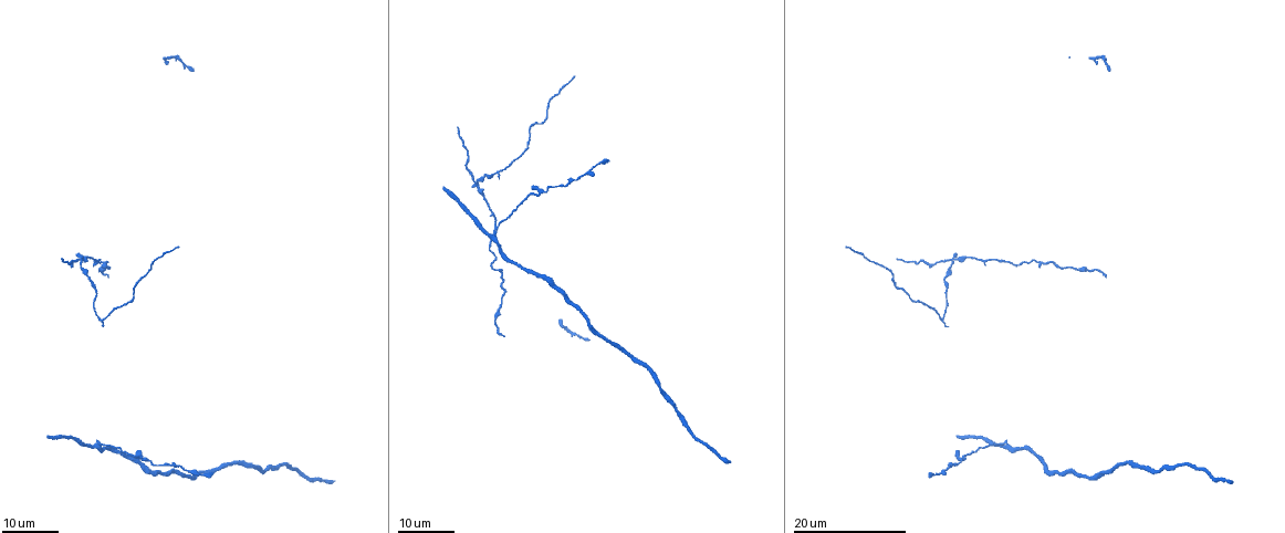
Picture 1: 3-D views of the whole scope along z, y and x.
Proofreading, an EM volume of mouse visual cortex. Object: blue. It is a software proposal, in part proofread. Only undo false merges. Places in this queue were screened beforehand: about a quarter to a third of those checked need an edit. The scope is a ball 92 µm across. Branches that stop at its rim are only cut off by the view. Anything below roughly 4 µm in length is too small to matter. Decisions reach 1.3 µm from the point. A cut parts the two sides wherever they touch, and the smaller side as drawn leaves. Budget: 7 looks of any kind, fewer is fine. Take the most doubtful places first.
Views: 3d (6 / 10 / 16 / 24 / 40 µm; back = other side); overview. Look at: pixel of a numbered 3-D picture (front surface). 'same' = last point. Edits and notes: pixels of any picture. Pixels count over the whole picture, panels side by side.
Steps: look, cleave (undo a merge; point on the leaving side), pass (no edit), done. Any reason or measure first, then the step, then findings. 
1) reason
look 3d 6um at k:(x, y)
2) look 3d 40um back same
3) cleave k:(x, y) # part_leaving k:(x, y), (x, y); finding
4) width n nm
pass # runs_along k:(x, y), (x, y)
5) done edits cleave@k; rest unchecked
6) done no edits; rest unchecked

four or more arms meet
look 3d 24um at 1:(953, 259)

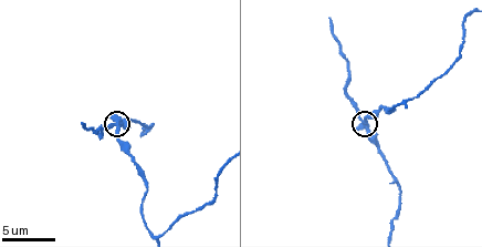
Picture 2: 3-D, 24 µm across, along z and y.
look 3d 10um at 2:(114, 125)

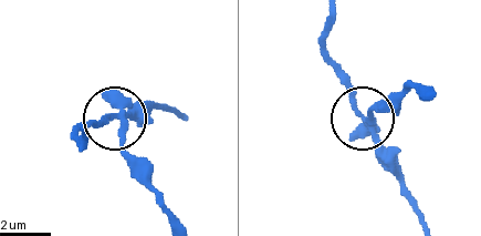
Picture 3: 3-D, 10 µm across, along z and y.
side_arm 12 um
cleave 3:(394, 150) # part_leaving 3:(119, 115), (166, 109), (177, 115); a second cell is stuck on

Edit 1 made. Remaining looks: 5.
redraw
look overview

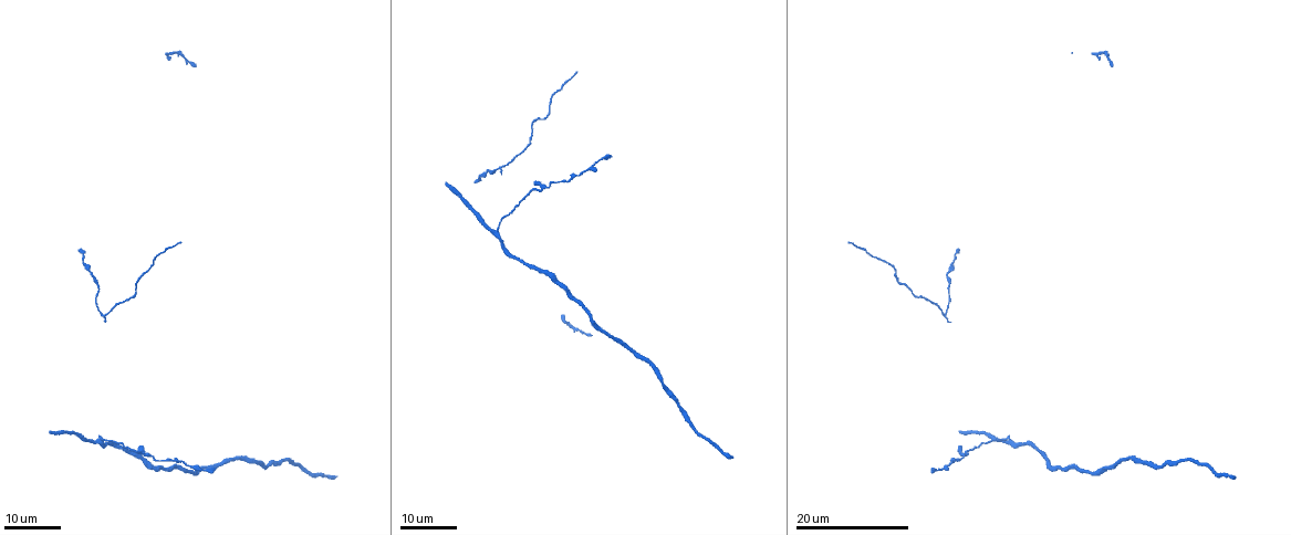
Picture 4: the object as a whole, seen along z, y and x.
small branch off a trunk
look 3d 16um at 4:(1008, 441)

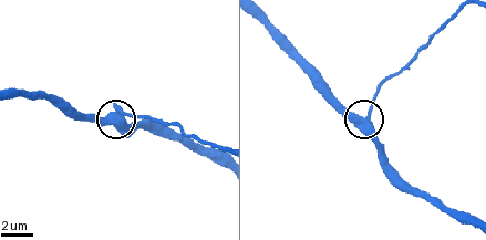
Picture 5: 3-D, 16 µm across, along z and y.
look 3d 6um at 5:(119, 113)

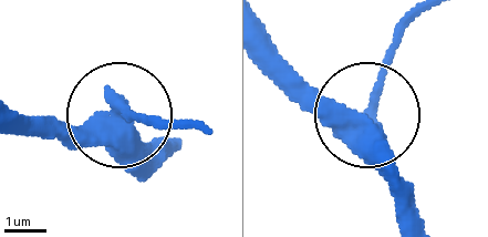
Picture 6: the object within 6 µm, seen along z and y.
width 390 nm
cleave 6:(143, 116) # a second cell is stuck on

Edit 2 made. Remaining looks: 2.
done edits cleave@3, cleave@6; rest unchecked

